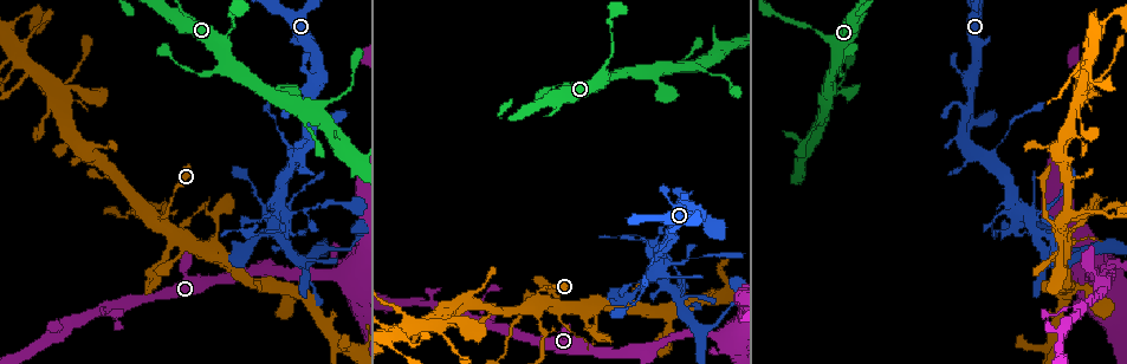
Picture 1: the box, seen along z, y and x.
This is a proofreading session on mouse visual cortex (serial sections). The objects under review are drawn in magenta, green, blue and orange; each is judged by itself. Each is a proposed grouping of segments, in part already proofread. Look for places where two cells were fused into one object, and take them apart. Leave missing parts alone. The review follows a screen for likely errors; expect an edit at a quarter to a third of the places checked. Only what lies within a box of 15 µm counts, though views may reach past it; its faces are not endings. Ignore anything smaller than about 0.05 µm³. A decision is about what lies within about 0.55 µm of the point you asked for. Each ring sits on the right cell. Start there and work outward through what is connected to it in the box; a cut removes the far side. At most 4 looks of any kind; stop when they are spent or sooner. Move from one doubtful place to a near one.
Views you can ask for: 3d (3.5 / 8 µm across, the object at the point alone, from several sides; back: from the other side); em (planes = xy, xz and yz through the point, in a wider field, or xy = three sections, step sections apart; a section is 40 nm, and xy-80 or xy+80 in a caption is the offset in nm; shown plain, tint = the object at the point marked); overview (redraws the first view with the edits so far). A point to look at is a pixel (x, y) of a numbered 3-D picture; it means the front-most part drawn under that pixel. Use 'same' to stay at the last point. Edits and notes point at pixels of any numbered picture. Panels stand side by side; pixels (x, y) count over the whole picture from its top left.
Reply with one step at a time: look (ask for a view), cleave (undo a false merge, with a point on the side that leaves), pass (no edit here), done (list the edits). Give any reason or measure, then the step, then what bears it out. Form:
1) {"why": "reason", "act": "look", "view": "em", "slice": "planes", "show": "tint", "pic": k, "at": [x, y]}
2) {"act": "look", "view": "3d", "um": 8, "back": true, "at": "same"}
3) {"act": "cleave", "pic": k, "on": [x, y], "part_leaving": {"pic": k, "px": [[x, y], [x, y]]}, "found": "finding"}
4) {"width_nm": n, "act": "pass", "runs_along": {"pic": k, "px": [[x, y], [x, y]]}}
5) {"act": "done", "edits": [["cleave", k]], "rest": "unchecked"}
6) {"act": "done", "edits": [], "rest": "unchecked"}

{"why": "calibre changes", "act": "look", "view": "em", "slice": "planes", "show": "tint", "pic": 1, "at": [992, 153]}

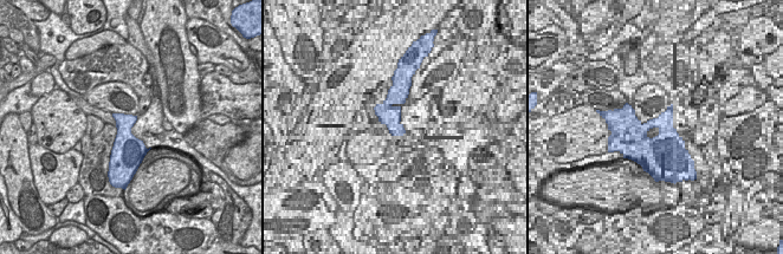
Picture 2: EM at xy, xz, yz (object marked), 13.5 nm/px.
{"why": "see where the arms go", "act": "look", "view": "3d", "um": 3.5, "at": "same"}

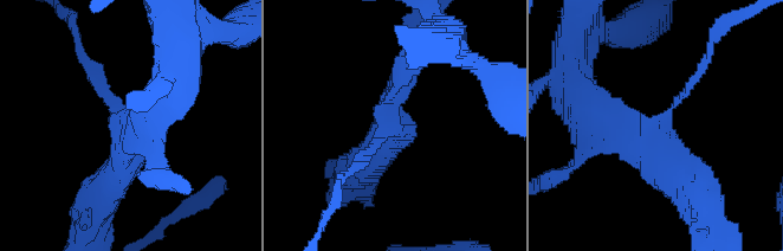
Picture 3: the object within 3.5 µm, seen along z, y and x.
{"arm_widths_nm": [100, 300], "act": "pass", "runs_along": {"pic": 3, "px": [[601, 117], [647, 132], [705, 63]]}, "found": "continuous, no second cell"}

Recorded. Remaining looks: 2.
{"why": "sharp bend", "act": "look", "view": "3d", "um": 8, "back": true, "pic": 1, "at": [667, 261]}

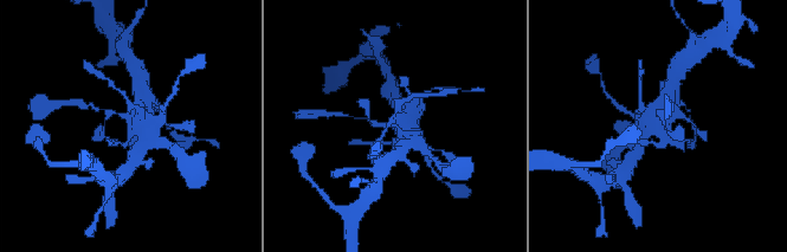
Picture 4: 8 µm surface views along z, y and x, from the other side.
{"why": "need the tissue", "act": "look", "view": "em", "slice": "xy", "step": 3, "show": "tint", "pic": 4, "at": [133, 122]}

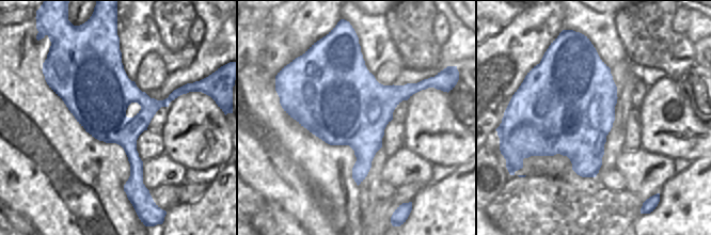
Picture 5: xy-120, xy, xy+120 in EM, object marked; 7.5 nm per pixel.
{"width_nm": 650, "act": "cleave", "pic": 4, "on": [115, 143], "found": "two cells meet here"}

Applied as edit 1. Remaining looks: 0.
{"act": "done", "edits": [["cleave", 4]], "rest": "unchecked"}

